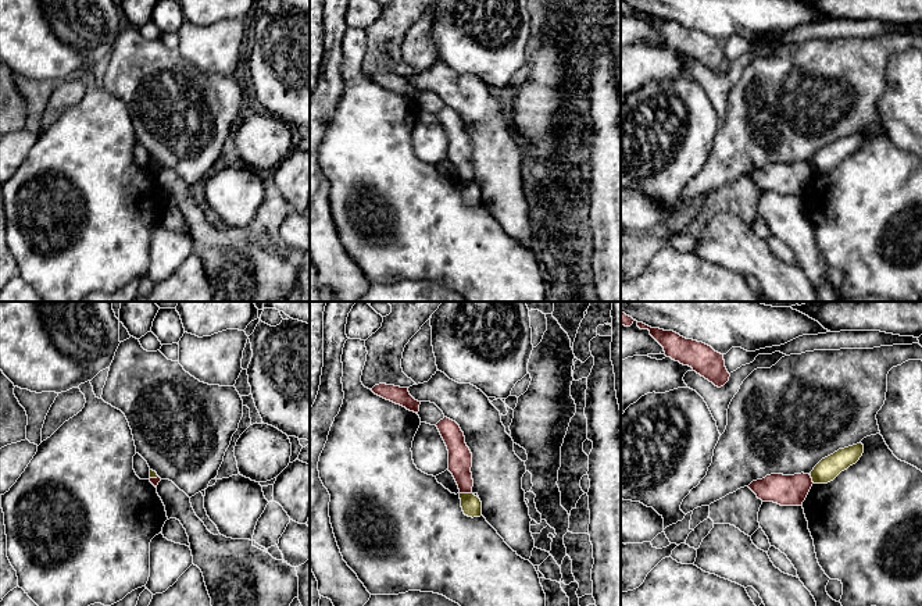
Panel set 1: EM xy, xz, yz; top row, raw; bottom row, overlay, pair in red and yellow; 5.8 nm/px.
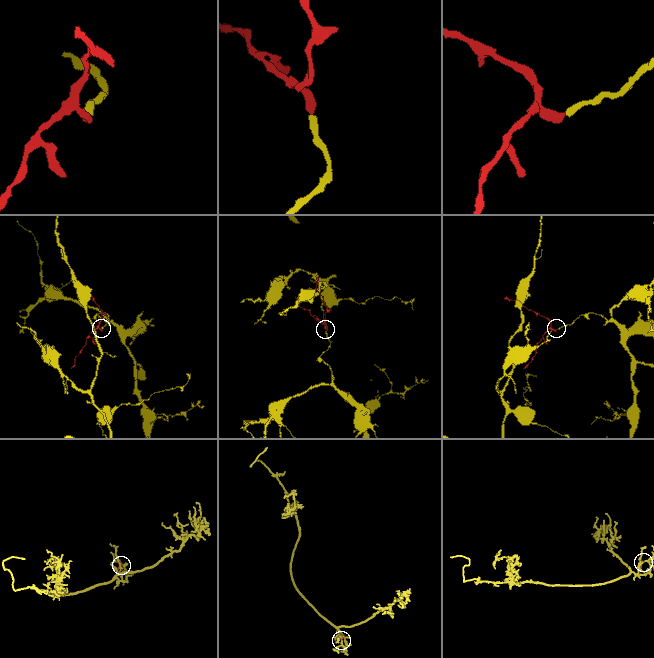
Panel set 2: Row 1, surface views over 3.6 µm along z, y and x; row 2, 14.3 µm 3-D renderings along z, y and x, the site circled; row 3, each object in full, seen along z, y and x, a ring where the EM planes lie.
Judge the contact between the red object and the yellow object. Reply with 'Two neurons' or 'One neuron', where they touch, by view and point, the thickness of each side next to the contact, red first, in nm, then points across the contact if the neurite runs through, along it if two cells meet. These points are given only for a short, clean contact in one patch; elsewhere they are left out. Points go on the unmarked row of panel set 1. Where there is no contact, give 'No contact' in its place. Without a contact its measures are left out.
Two neurons. Touches red at xz (465, 181). Thickness 140 nm (red) against 120 nm. Boundary: xz (460, 181), (471, 182)

